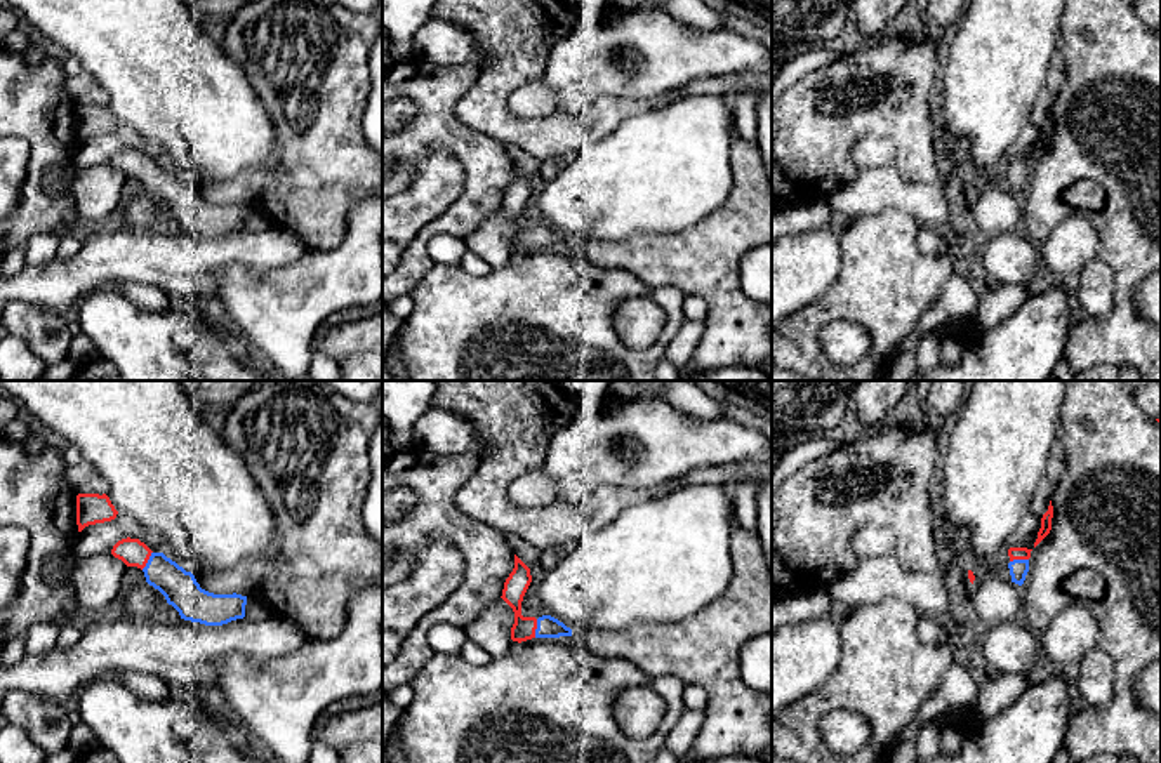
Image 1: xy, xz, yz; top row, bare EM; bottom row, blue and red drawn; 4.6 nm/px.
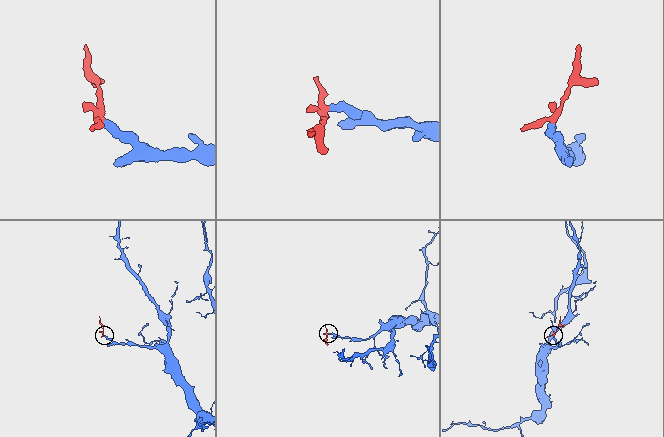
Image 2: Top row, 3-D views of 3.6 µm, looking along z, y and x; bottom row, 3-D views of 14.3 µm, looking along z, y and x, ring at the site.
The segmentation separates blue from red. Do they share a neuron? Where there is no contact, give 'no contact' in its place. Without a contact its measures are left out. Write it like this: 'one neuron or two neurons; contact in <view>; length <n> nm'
one neuron; contact in xz; length 90 nm

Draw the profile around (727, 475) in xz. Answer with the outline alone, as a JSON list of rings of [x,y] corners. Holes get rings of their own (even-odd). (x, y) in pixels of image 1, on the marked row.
[[[726,462],[720,466],[707,466],[693,469],[683,476],[683,487],[713,483],[732,488],[737,481],[744,480],[746,466],[740,462]]]

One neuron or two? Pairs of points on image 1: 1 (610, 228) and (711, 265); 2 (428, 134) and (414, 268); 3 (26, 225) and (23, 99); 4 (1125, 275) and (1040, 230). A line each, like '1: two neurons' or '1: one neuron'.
1: two neurons
2: one neuron
3: one neuron
4: one neuron

